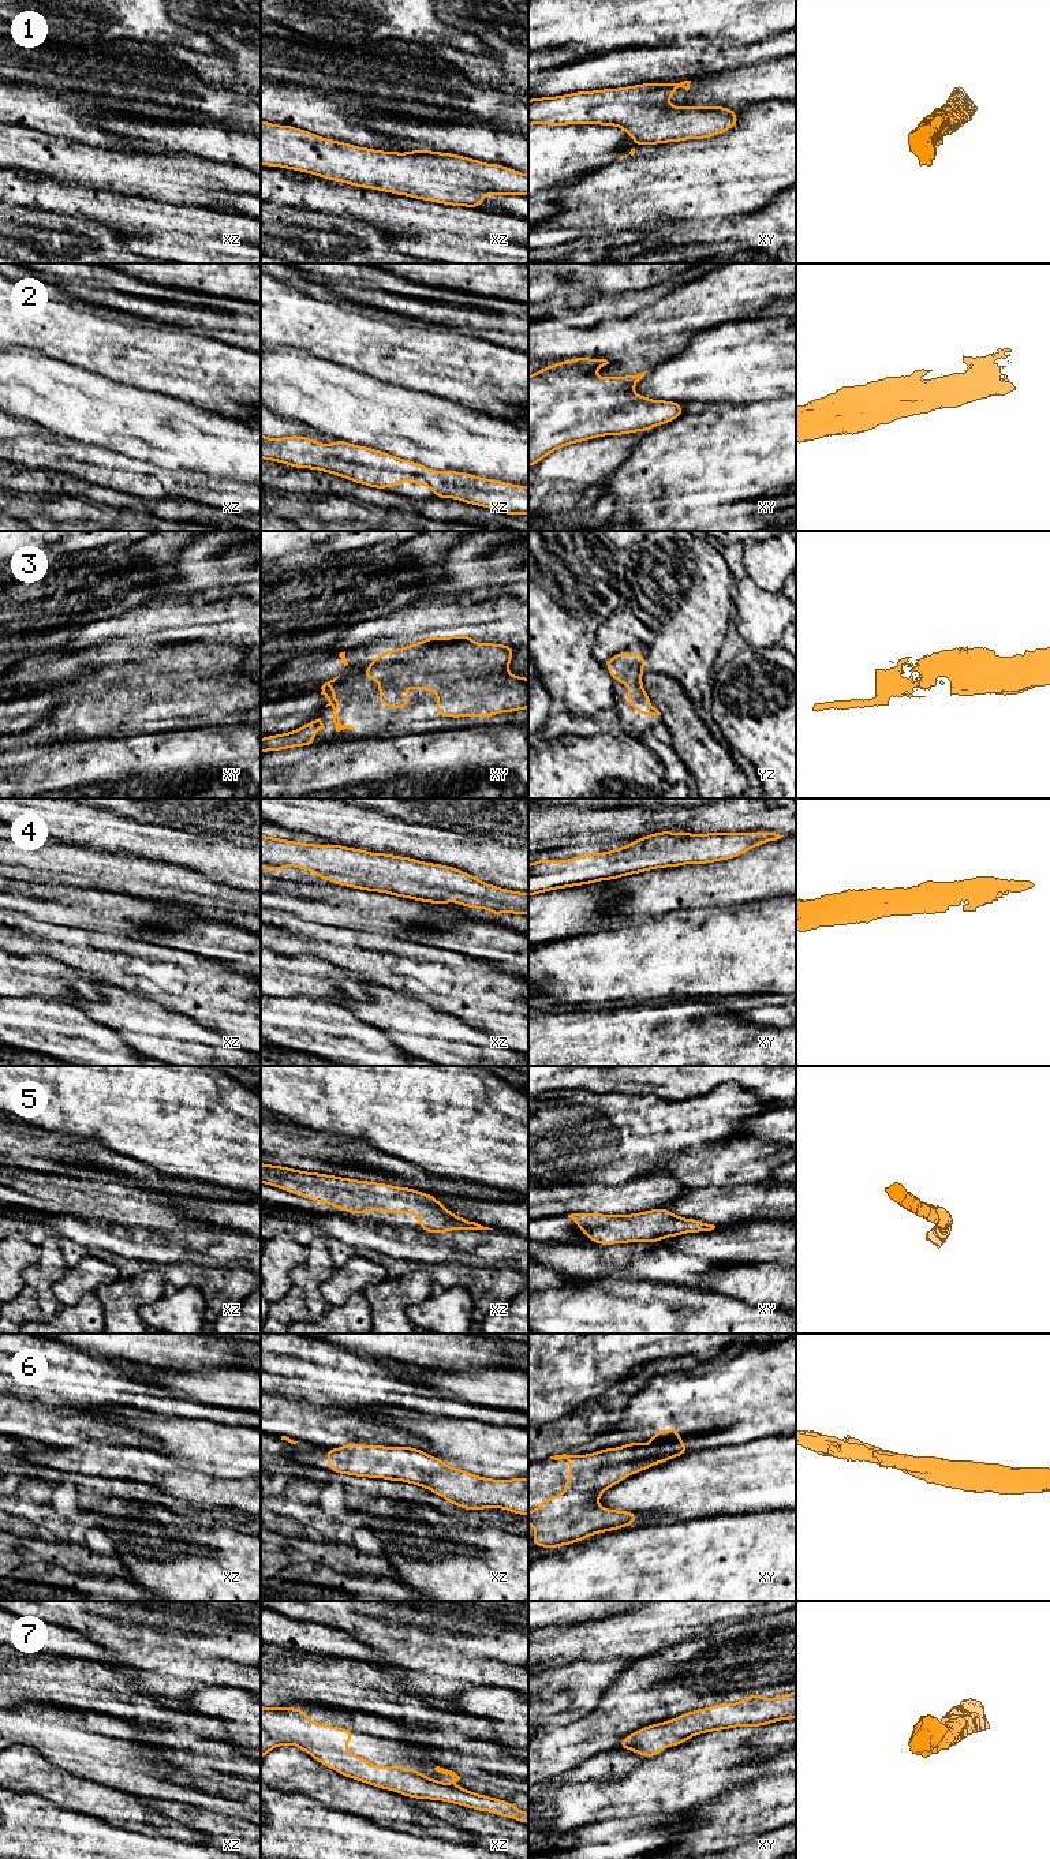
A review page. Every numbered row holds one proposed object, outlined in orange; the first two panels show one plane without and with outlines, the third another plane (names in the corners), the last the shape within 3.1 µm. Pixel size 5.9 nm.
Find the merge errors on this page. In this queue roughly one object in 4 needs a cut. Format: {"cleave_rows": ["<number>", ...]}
{"cleave_rows": []}

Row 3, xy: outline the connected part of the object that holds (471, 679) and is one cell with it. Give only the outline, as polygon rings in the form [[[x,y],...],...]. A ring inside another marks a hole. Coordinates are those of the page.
[[[470,633],[463,636],[423,637],[416,644],[408,644],[397,650],[385,651],[377,655],[363,673],[365,680],[378,680],[380,706],[386,704],[392,710],[404,708],[410,703],[410,696],[404,692],[408,688],[437,692],[437,715],[438,718],[452,717],[481,717],[490,718],[500,712],[515,712],[528,708],[528,678],[512,676],[508,673],[509,662],[513,657],[513,647],[494,643],[475,643]]]

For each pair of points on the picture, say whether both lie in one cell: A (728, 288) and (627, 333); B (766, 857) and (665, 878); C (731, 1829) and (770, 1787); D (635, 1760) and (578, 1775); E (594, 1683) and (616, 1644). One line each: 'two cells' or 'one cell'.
A: one cell
B: one cell
C: one cell
D: one cell
E: two cells

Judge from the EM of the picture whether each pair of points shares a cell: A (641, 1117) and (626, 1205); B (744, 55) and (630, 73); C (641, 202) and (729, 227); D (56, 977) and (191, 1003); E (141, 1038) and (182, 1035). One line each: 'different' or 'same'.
A: different
B: same
C: different
D: different
E: same

